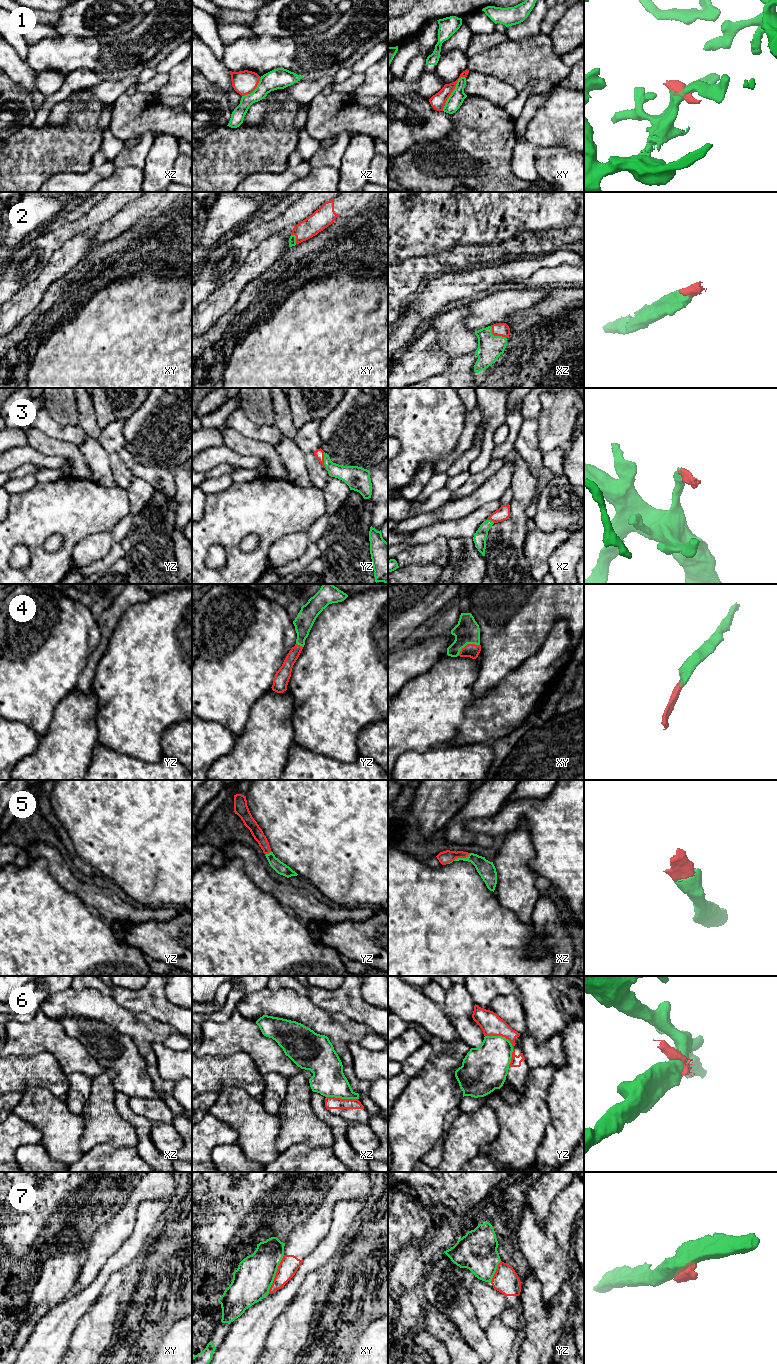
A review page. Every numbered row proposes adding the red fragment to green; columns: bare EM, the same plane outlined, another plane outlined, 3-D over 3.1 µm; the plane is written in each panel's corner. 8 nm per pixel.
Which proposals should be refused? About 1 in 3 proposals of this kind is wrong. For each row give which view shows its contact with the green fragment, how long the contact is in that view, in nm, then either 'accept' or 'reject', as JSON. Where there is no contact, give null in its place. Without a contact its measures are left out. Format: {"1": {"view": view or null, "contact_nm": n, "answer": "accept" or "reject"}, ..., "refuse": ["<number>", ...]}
{"1": {"view": "xy", "contact_nm": 340, "answer": "reject"}, "2": {"view": "xz", "contact_nm": 170, "answer": "accept"}, "3": {"view": "yz", "contact_nm": 140, "answer": "accept"}, "4": {"view": "xy", "contact_nm": 200, "answer": "accept"}, "5": {"view": "xz", "contact_nm": 200, "answer": "accept"}, "6": {"view": "yz", "contact_nm": 320, "answer": "reject"}, "7": {"view": "xy", "contact_nm": 340, "answer": "reject"}, "refuse": ["1", "6", "7"]}

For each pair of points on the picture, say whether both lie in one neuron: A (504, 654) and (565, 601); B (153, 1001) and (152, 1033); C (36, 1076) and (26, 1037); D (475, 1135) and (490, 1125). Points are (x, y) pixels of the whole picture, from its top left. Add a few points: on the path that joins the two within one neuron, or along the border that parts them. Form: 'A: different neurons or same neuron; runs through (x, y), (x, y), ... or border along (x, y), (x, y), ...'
A: same neuron; runs through (519, 639), (550, 608)
B: different neurons; border along (129, 1011), (149, 1014), (168, 1022), (173, 1027)
C: different neurons; border along (10, 1054), (32, 1056), (50, 1053), (54, 1057)
D: same neuron; runs through (479, 1131), (486, 1125)

